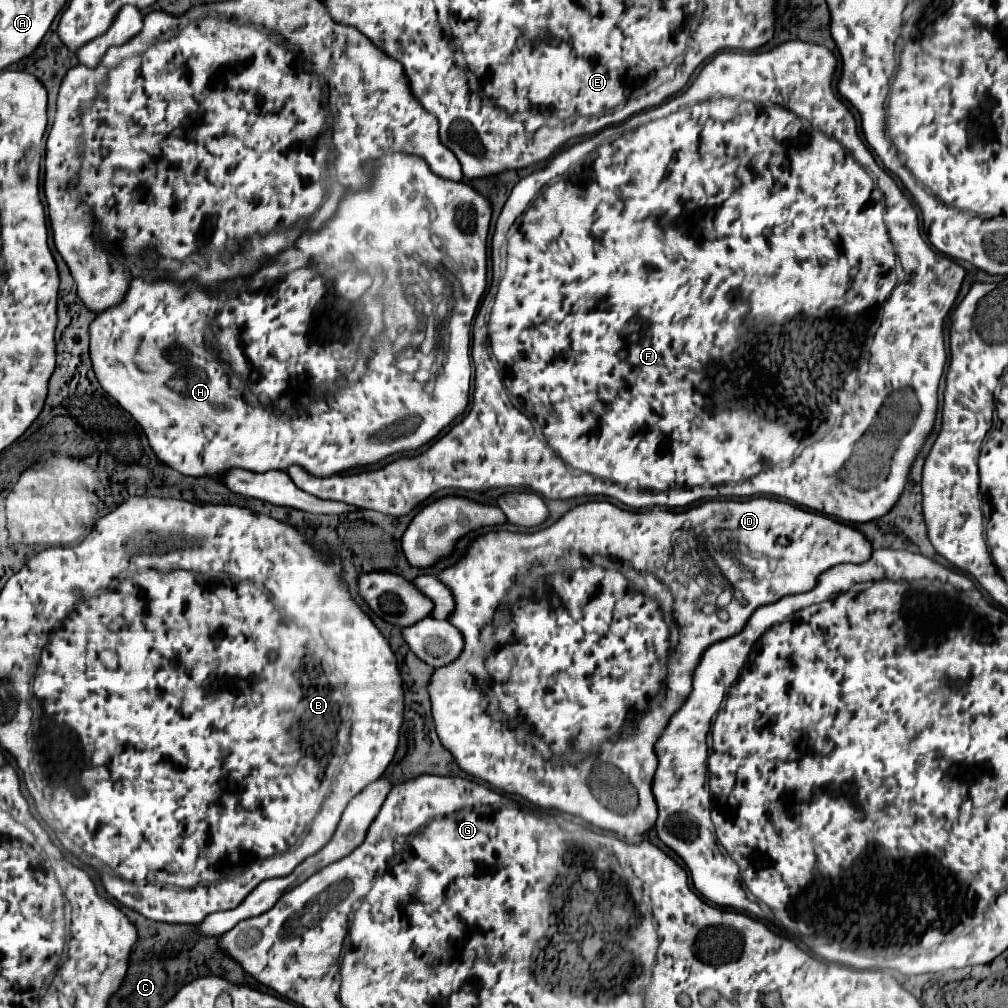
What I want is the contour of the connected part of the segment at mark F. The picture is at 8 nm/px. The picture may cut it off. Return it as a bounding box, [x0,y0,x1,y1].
[288,40,966,522]

